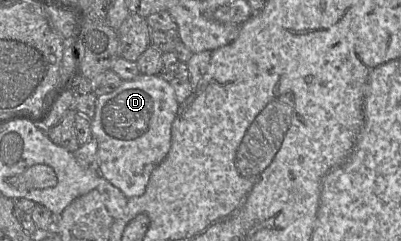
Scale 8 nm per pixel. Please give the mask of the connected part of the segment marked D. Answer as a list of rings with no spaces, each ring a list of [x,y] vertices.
[[[139,74],[135,79],[123,81],[113,92],[97,97],[95,115],[91,120],[92,138],[98,144],[98,171],[127,198],[145,193],[154,169],[165,159],[171,148],[171,128],[179,103],[170,83],[158,75]]]

